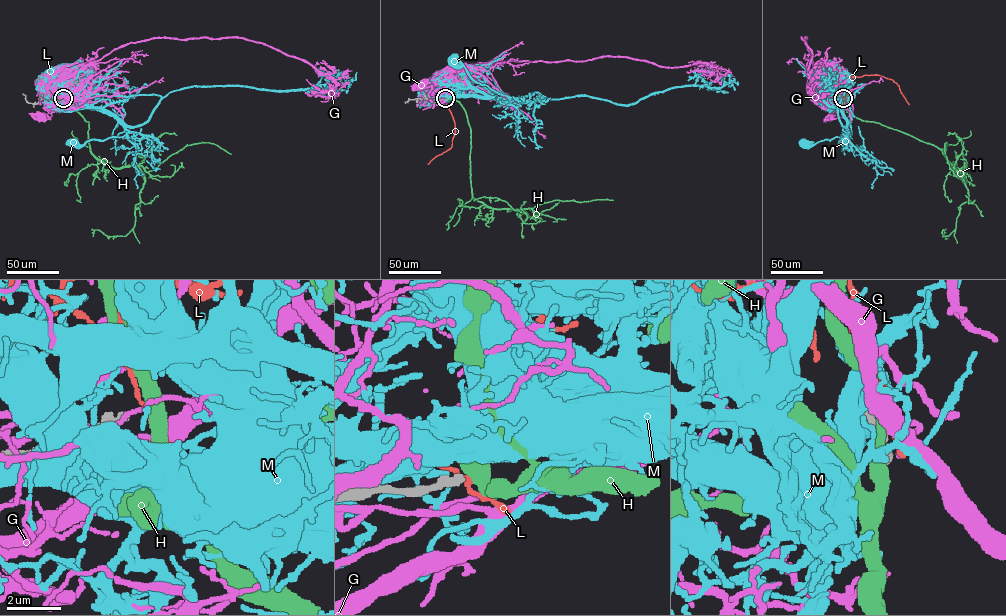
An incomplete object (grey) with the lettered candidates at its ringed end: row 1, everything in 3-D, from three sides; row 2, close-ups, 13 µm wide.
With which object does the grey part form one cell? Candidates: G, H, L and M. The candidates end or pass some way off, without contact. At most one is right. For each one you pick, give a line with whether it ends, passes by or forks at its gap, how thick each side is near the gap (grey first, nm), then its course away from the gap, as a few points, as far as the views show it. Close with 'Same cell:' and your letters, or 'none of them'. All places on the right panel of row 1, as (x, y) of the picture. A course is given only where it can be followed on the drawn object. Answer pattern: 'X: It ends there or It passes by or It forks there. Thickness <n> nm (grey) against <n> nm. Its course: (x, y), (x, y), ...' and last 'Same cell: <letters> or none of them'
Same cell: none of them

